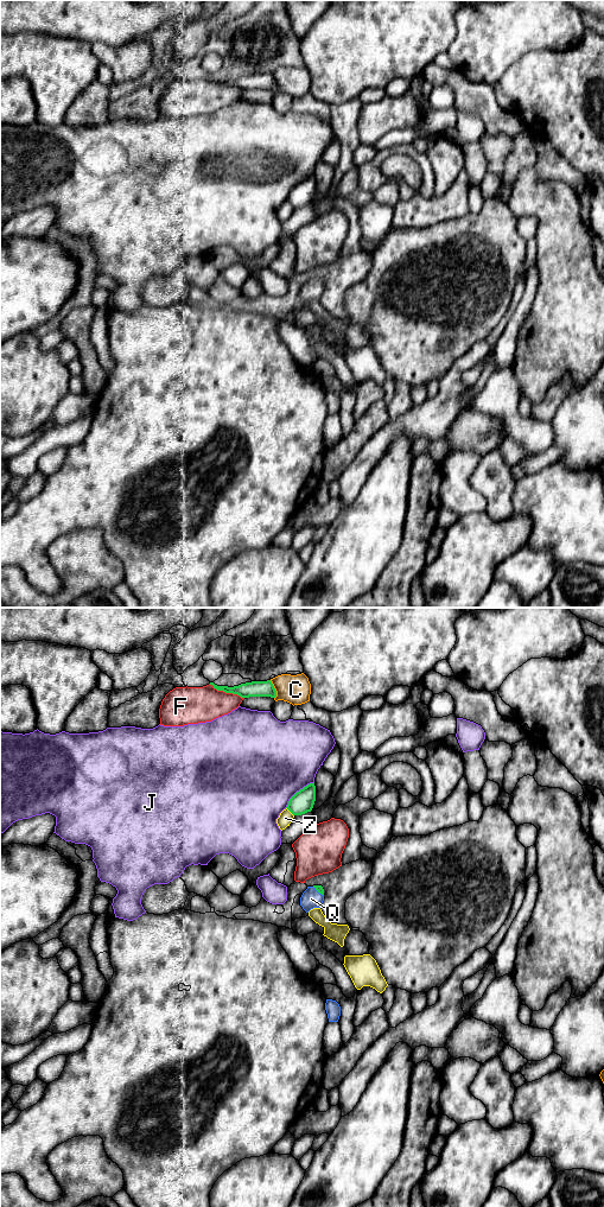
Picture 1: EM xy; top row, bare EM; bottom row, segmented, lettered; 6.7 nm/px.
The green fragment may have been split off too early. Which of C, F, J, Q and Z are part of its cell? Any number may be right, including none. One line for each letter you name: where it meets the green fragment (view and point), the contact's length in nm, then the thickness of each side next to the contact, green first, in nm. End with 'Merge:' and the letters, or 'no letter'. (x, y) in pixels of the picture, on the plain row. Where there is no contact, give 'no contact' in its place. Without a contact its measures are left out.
Q: contact xy (318, 284); length 100 nm; calibres 50 and 130 nm
Merge: Q

